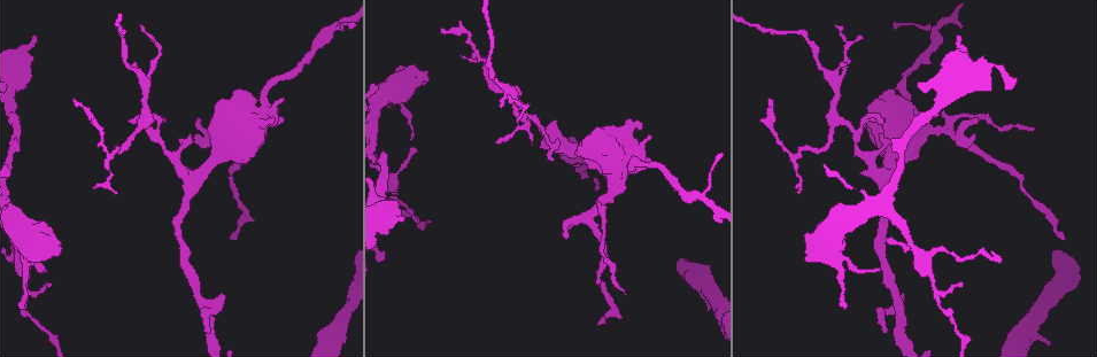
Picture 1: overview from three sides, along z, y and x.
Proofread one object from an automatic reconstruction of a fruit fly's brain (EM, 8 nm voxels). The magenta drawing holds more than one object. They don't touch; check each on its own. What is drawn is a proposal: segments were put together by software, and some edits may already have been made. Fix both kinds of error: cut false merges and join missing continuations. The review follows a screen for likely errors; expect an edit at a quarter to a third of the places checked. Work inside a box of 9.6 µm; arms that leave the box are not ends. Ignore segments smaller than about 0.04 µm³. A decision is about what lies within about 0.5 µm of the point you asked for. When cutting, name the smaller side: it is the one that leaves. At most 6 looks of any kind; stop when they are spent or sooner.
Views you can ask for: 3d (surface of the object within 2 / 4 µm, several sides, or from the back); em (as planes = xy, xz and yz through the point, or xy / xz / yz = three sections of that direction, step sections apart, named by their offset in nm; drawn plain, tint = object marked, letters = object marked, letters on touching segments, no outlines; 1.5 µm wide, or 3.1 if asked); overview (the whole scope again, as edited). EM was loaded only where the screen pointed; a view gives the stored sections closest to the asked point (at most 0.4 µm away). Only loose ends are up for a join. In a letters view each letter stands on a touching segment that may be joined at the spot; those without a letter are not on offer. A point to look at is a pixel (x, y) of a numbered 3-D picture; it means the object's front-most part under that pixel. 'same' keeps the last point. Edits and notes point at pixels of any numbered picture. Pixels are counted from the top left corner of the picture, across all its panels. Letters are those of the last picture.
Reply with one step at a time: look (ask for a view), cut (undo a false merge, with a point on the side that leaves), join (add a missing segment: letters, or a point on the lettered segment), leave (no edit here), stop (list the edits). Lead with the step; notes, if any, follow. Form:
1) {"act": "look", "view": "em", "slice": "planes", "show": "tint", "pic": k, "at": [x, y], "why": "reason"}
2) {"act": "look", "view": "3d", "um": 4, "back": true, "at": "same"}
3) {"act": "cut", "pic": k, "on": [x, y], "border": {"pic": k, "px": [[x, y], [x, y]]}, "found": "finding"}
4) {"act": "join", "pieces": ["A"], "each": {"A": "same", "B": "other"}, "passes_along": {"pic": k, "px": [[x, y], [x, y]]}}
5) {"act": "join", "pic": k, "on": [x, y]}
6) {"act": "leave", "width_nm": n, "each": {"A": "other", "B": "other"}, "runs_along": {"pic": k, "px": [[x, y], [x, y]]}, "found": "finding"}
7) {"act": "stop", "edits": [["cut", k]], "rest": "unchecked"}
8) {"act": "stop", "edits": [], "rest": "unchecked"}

{"act": "look", "view": "em", "slice": "planes", "show": "tint", "pic": 1, "at": [396, 195], "why": "calibre changes"}

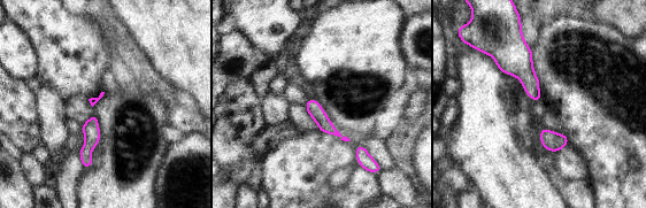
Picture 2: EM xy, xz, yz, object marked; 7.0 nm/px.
{"act": "look", "view": "em", "slice": "planes", "show": "letters", "at": "same", "why": "see the neighbours"}

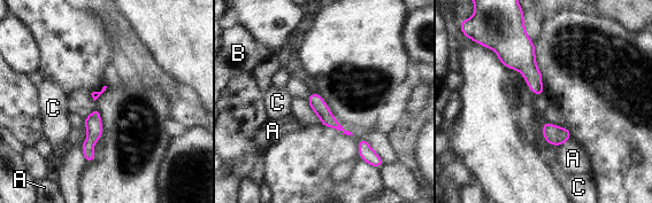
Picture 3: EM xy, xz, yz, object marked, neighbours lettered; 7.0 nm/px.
{"act": "leave", "each": {"A": "other", "B": "other", "C": "other"}, "border": {"pic": 3, "px": [[570, 137], [560, 146]]}, "found": "one neuron here"}

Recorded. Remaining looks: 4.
{"act": "look", "view": "em", "slice": "xz", "step": 4, "show": "letters", "pic": 1, "at": [552, 160], "why": "branch stops here"}

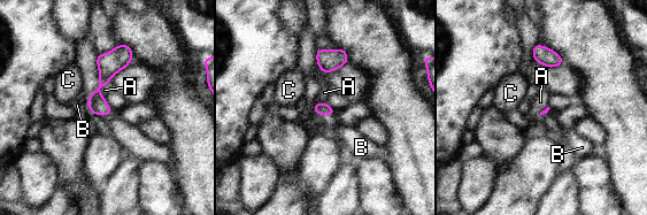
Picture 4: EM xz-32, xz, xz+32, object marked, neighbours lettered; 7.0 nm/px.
{"act": "look", "view": "em", "slice": "planes", "show": "letters", "at": "same", "why": "cut it another way"}

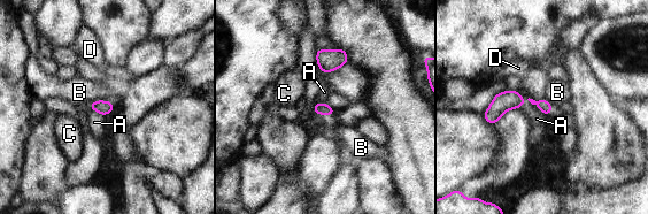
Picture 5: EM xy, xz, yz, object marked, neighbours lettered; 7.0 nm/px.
{"act": "leave", "each": {"A": "other", "B": "other", "C": "other", "D": "other"}, "found": "none of them fits"}

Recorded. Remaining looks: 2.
{"act": "look", "view": "em", "slice": "planes", "show": "letters", "pic": 1, "at": [273, 120], "why": "branch stops here"}

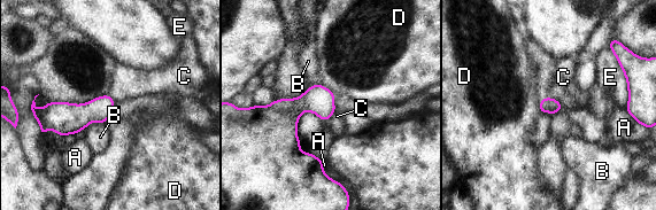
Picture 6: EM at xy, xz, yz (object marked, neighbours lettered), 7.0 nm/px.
{"act": "leave", "longest_contact_nm": ["E", 360], "each": {"A": "other", "B": "other", "C": "other", "D": "other", "E": "other"}, "border": {"pic": 6, "px": [[546, 96], [554, 98], [563, 108]]}, "found": "none of them fits"}

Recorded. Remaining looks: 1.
{"act": "stop", "edits": [], "rest": "unchecked"}

